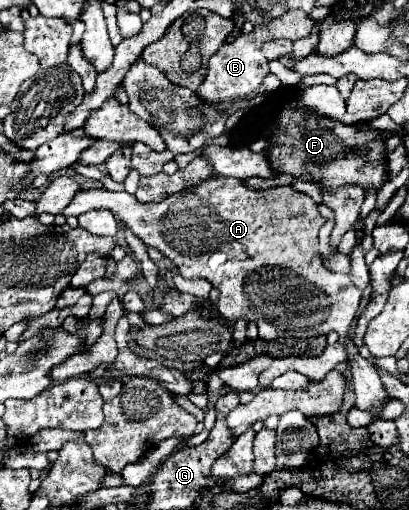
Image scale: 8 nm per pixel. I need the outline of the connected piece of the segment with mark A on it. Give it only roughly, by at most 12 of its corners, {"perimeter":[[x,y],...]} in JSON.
{"perimeter":[[238,178],[106,208],[262,340],[338,332],[356,404],[386,392],[350,324],[362,292],[322,264],[318,204]]}

